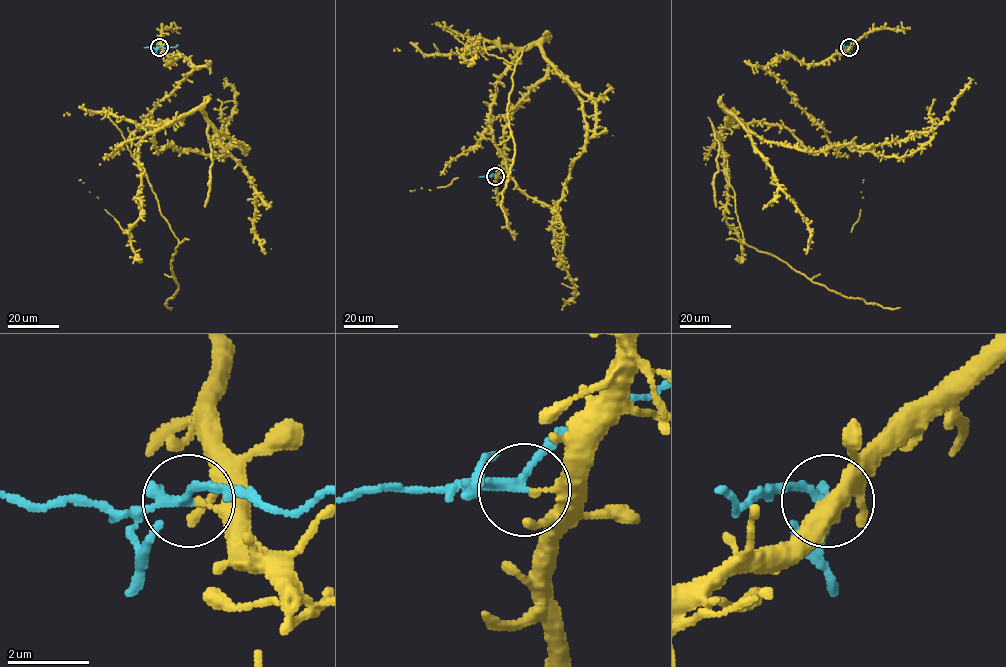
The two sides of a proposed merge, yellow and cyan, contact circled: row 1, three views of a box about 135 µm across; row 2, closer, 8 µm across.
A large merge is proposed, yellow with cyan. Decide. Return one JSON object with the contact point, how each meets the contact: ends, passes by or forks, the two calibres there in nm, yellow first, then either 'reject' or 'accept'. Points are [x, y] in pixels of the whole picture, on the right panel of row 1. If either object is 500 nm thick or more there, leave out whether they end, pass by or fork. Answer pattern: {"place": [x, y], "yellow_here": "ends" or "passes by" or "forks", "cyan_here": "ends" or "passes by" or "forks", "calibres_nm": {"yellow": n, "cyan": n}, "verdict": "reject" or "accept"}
{"place": [849, 47], "yellow_here": "ends", "cyan_here": "passes by", "calibres_nm": {"yellow": 240, "cyan": 220}, "verdict": "reject"}

